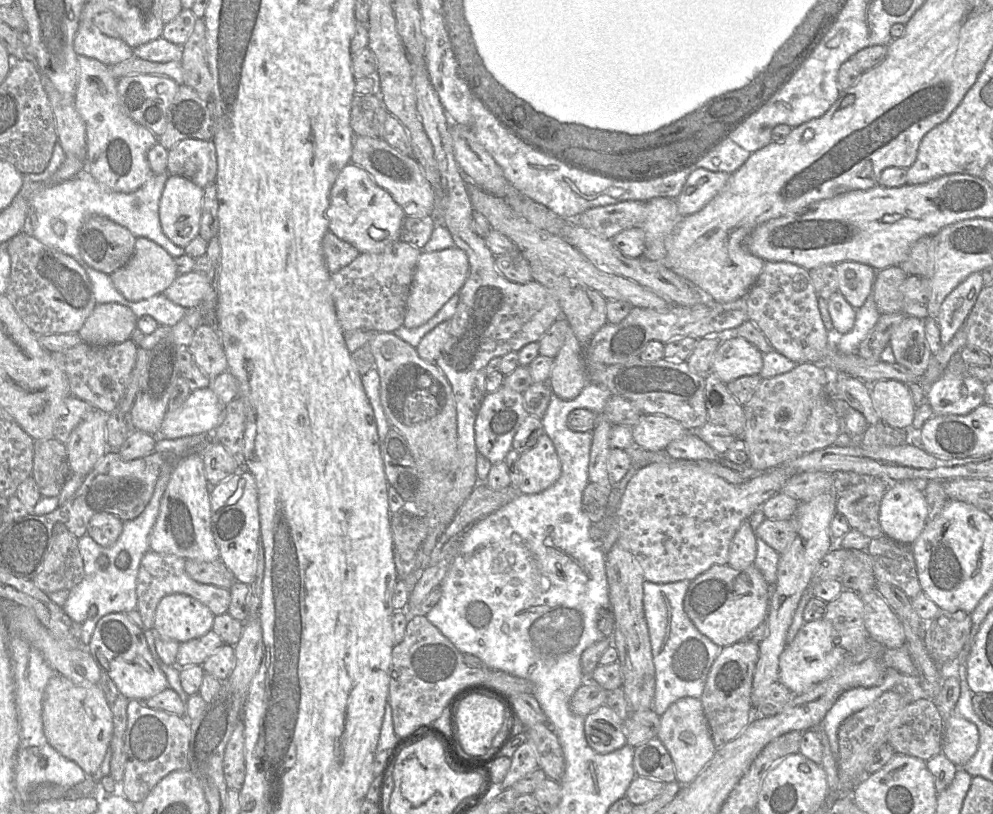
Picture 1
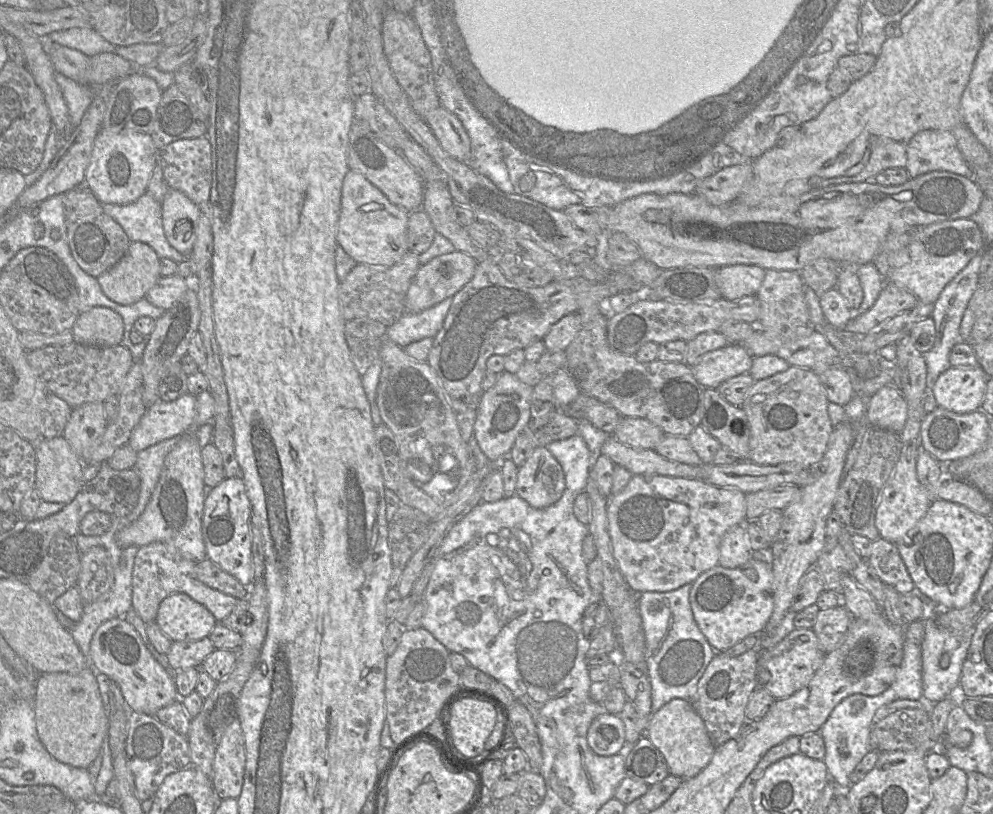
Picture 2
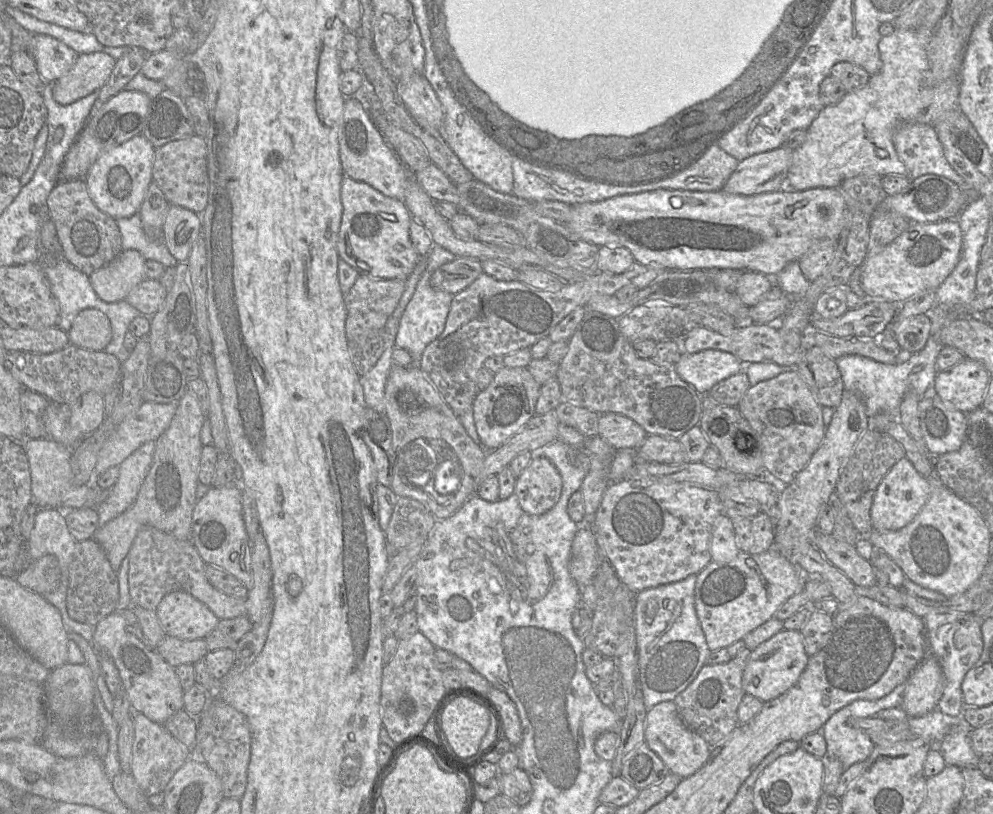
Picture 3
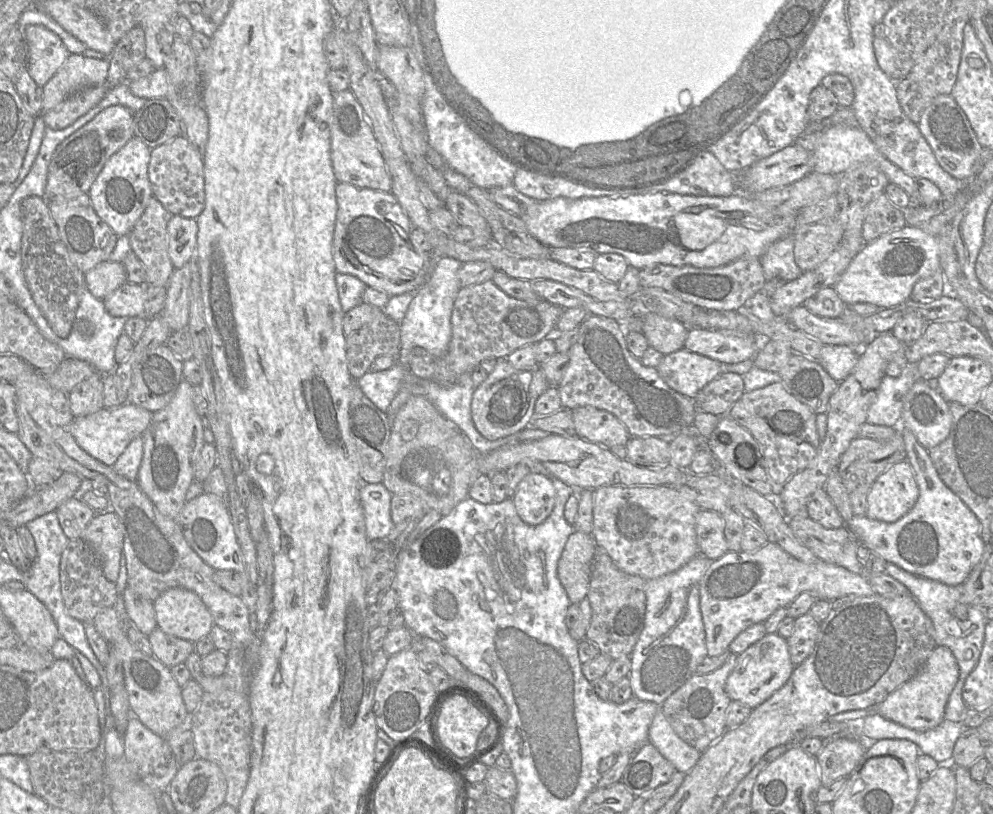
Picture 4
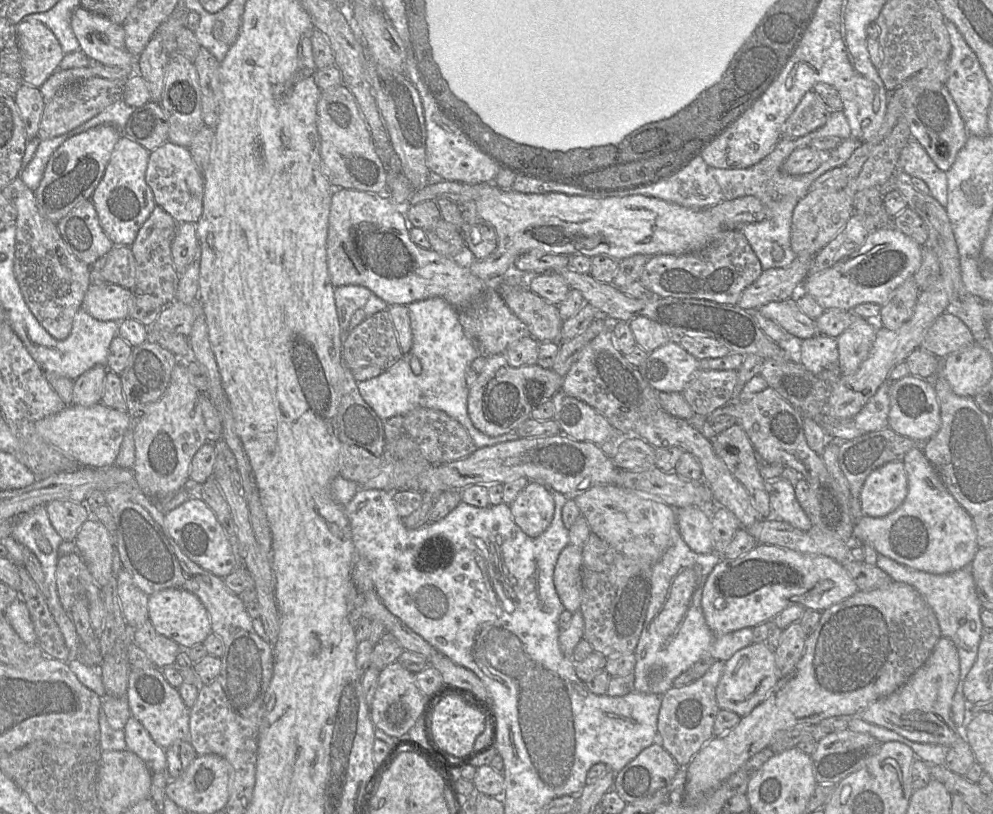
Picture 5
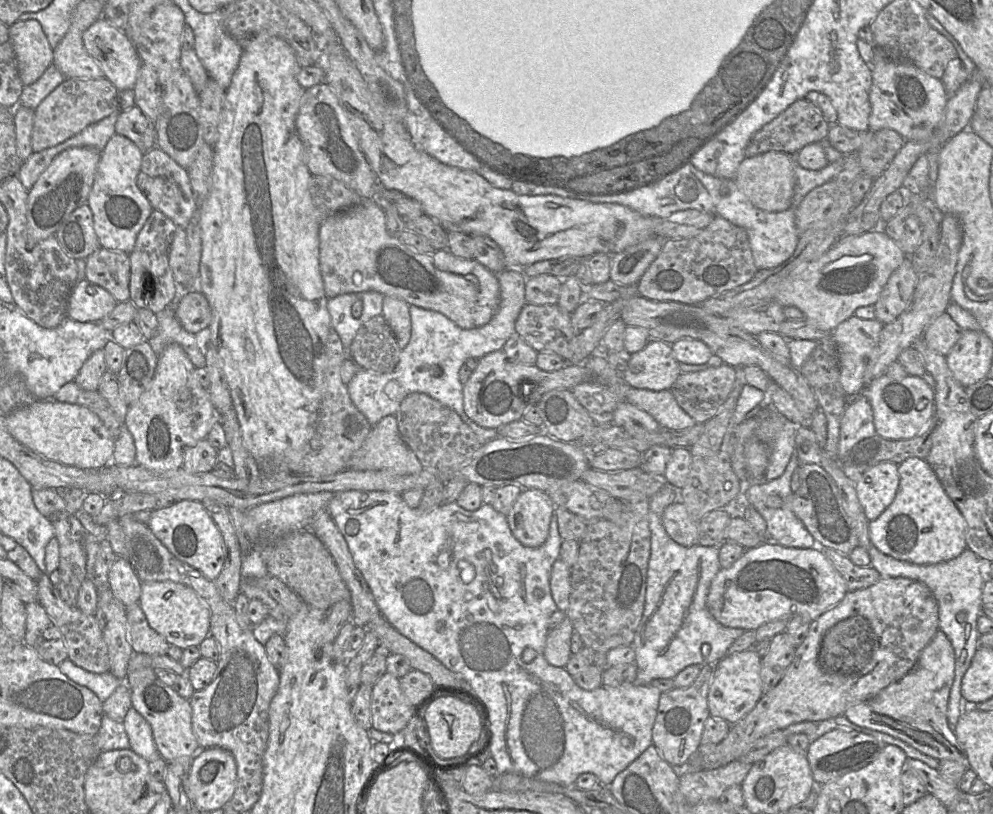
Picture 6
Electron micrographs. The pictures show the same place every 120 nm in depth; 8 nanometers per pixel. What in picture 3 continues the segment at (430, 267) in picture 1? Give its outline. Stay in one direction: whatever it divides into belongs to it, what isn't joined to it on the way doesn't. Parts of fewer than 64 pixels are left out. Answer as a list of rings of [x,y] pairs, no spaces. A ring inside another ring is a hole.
[[[457,257],[433,272],[430,277],[430,285],[435,290],[456,295],[466,289],[482,273],[483,268],[480,261]]]

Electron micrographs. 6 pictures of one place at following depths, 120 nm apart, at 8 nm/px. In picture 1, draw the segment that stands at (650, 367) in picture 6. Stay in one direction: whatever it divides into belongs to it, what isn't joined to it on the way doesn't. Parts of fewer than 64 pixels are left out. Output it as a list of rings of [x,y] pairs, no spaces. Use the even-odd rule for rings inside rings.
[[[729,334],[723,337],[710,372],[727,385],[740,377],[759,375],[762,367],[763,354],[744,338]]]

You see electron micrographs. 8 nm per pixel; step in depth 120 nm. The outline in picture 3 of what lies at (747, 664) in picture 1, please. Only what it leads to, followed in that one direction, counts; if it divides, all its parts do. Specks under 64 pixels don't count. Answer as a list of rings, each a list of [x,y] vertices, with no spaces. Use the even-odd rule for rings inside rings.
[[[743,648],[727,663],[705,664],[696,678],[673,700],[684,724],[700,735],[711,748],[725,740],[739,724],[737,709],[746,694],[742,687],[742,675],[750,652],[749,649]]]

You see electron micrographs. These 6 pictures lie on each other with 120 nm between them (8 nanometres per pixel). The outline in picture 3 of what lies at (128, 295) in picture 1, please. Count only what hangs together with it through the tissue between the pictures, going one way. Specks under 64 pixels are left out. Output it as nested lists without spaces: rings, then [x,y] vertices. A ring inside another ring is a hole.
[[[137,250],[121,251],[110,263],[89,275],[94,292],[102,301],[107,303],[125,300],[132,289],[145,280],[145,261]]]

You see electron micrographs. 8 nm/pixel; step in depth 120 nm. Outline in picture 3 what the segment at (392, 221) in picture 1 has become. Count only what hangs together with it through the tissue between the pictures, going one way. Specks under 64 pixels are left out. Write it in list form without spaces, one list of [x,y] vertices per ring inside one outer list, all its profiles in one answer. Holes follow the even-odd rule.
[[[344,177],[341,185],[343,206],[338,233],[339,258],[359,275],[373,279],[407,279],[420,256],[410,240],[411,214],[402,200],[385,196],[369,184]]]

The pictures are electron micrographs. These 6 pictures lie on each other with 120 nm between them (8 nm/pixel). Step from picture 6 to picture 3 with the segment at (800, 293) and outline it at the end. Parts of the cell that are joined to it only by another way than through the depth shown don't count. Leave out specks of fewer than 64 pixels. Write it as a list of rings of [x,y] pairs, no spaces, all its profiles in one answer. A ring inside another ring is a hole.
[[[957,219],[911,223],[908,230],[876,254],[868,254],[861,270],[861,287],[873,301],[902,304],[925,291],[936,290],[955,268],[962,250]]]

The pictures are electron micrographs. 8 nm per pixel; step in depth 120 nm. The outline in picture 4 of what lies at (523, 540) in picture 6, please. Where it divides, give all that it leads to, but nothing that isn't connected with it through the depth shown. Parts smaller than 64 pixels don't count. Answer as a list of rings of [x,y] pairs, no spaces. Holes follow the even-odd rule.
[[[532,471],[521,480],[511,498],[521,520],[536,526],[552,513],[556,491],[550,478]]]

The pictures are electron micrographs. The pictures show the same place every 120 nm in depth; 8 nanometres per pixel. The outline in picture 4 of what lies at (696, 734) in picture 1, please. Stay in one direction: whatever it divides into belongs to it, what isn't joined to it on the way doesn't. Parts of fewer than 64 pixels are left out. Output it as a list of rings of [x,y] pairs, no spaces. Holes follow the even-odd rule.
[[[662,707],[656,712],[651,722],[648,730],[648,742],[655,746],[679,772],[689,772],[701,756],[701,752],[675,733],[665,717]]]

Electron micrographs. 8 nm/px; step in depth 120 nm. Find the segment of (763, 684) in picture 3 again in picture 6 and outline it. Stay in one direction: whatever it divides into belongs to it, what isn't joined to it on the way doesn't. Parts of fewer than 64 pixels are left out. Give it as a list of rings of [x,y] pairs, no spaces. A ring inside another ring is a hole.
[[[753,648],[721,659],[714,667],[708,691],[710,716],[722,718],[733,725],[748,714],[764,694],[760,670],[761,657]]]

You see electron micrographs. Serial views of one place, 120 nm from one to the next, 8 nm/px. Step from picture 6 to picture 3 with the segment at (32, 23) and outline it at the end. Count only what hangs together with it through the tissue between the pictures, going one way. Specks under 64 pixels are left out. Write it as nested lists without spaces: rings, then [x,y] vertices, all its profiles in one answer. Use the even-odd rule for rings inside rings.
[[[36,34],[31,39],[31,55],[41,78],[50,83],[65,75],[79,54],[51,36]]]

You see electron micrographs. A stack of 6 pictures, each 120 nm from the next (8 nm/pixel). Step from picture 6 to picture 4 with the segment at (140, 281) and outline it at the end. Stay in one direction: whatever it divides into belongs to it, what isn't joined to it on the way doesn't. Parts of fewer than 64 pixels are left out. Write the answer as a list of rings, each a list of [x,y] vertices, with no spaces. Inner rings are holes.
[[[152,196],[129,233],[132,252],[144,266],[146,287],[167,287],[175,270],[167,249],[167,223],[172,216]]]

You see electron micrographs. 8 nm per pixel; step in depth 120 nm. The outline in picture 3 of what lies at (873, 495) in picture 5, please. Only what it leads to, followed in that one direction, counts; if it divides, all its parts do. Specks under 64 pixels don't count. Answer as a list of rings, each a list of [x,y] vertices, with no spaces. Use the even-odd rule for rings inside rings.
[[[905,456],[884,476],[874,494],[870,517],[873,528],[879,531],[896,531],[908,525],[920,512],[931,493],[930,482],[920,475]]]

